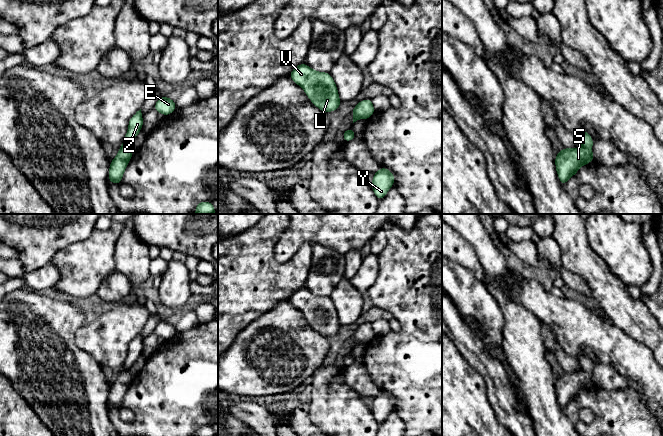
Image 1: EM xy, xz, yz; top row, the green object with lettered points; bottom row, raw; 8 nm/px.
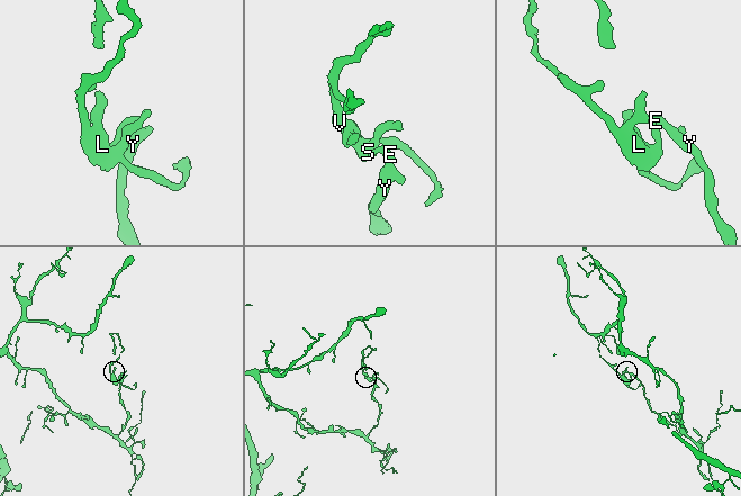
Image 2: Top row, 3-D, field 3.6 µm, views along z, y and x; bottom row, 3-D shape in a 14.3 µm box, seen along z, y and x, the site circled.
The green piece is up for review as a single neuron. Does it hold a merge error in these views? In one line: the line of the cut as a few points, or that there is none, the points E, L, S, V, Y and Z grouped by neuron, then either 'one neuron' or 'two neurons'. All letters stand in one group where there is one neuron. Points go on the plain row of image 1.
cut none; groups E L S V Y Z; one neuron

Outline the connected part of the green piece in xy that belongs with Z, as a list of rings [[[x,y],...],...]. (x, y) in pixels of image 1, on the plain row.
[[[140,333],[130,342],[128,347],[128,354],[124,361],[122,369],[120,370],[115,382],[110,386],[108,397],[109,408],[118,407],[121,409],[122,400],[127,392],[129,385],[133,380],[133,376],[130,373],[130,368],[141,356],[143,347],[143,340]]]

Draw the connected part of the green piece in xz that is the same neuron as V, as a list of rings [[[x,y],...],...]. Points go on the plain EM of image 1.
[[[302,287],[291,295],[289,301],[304,314],[312,328],[321,335],[328,337],[339,332],[341,324],[330,297],[318,296]]]

